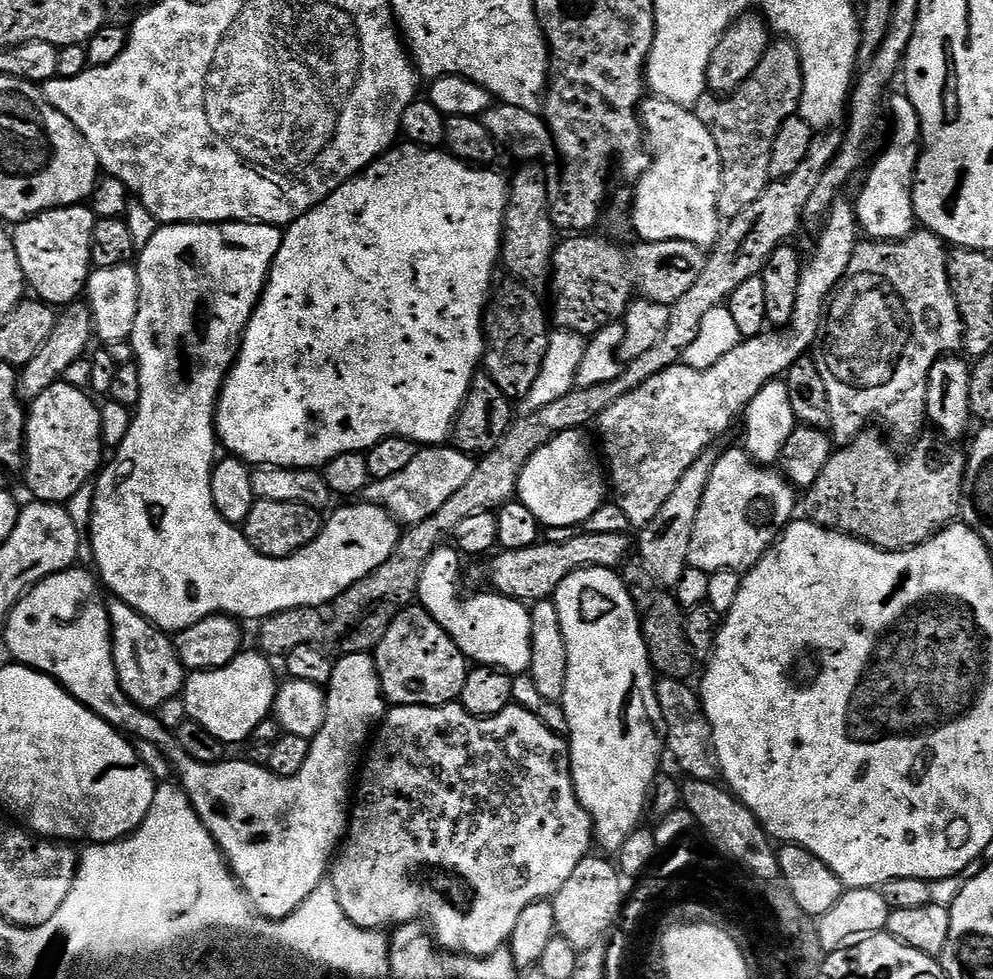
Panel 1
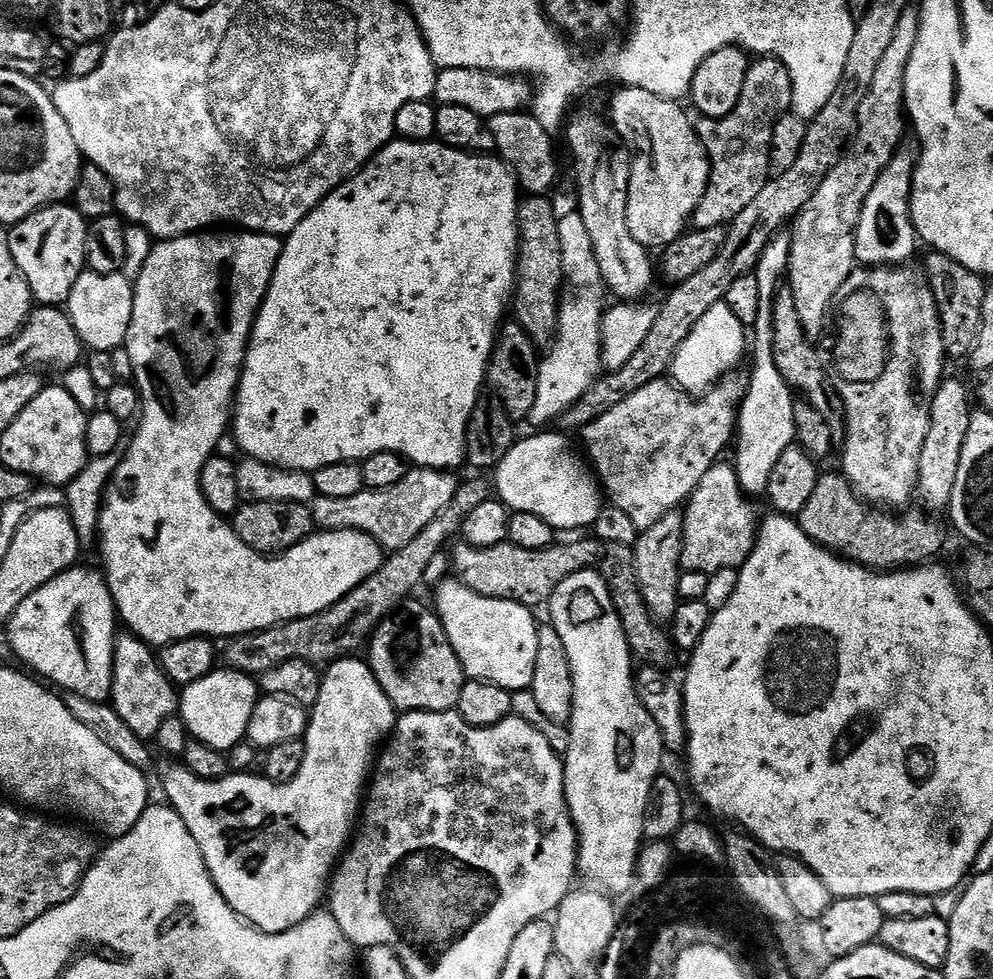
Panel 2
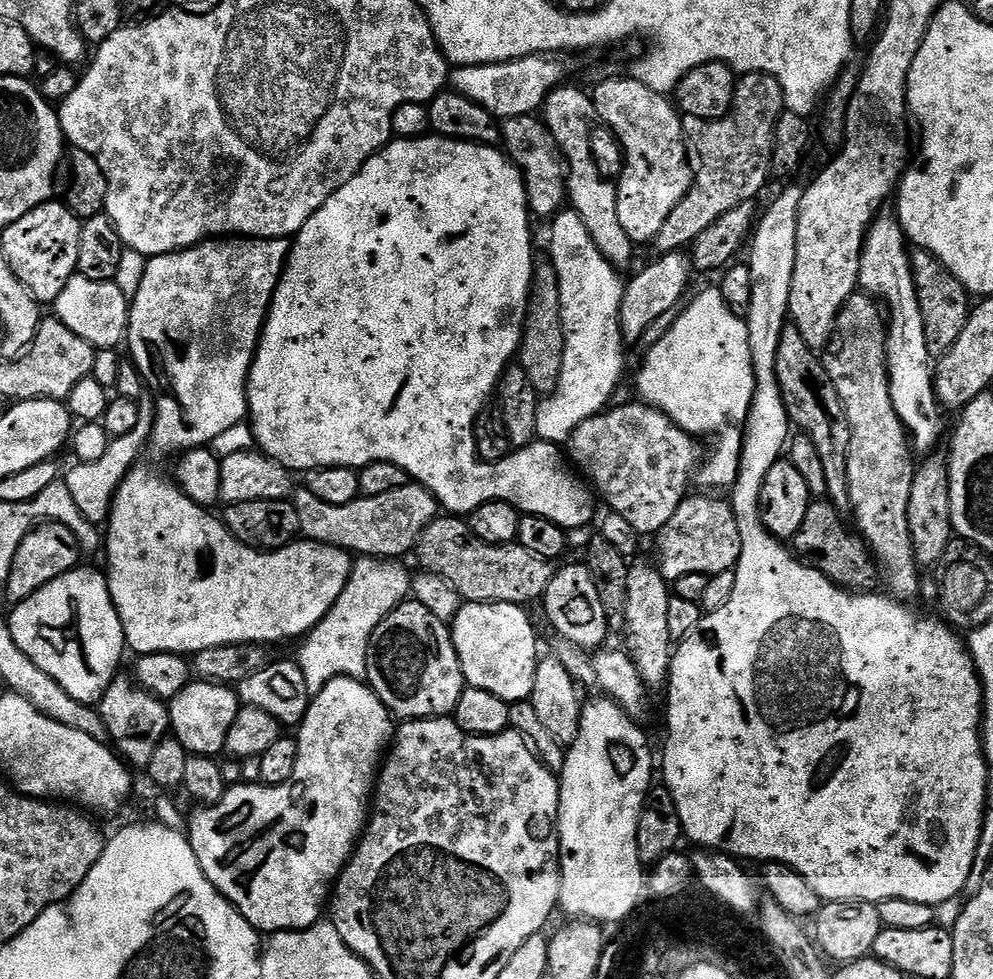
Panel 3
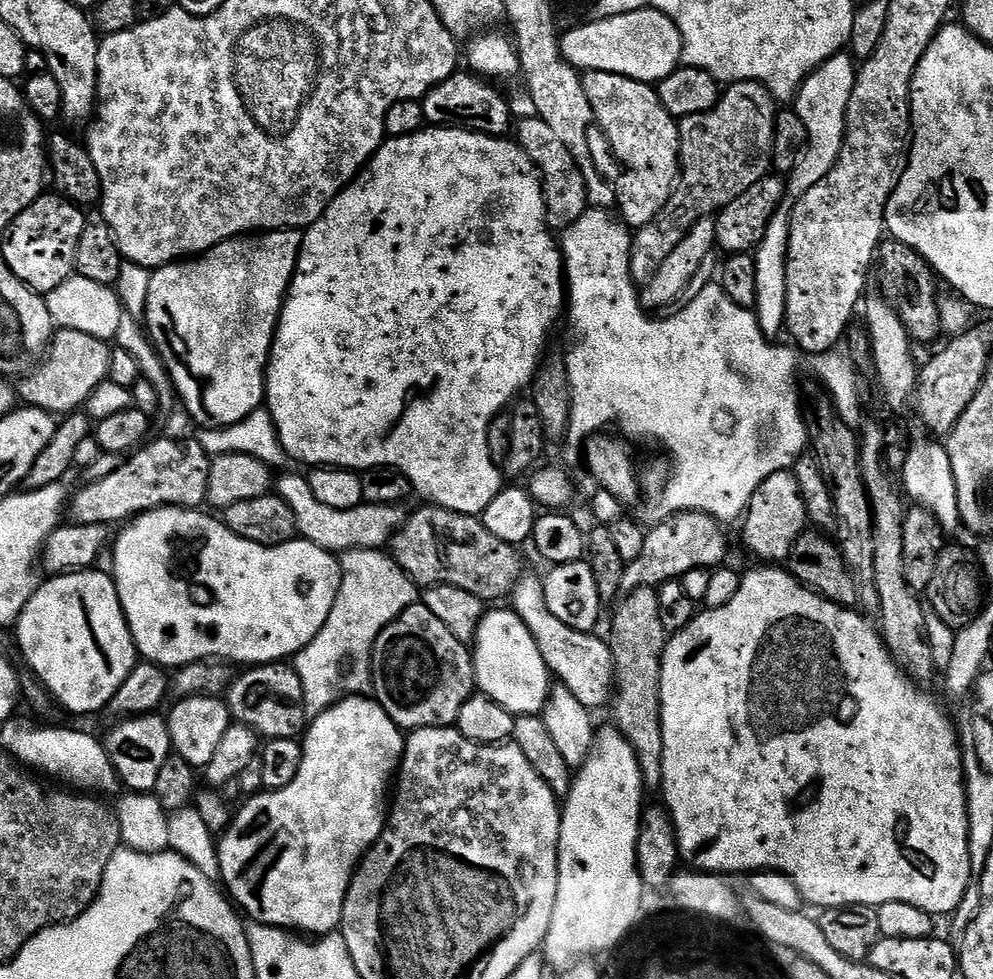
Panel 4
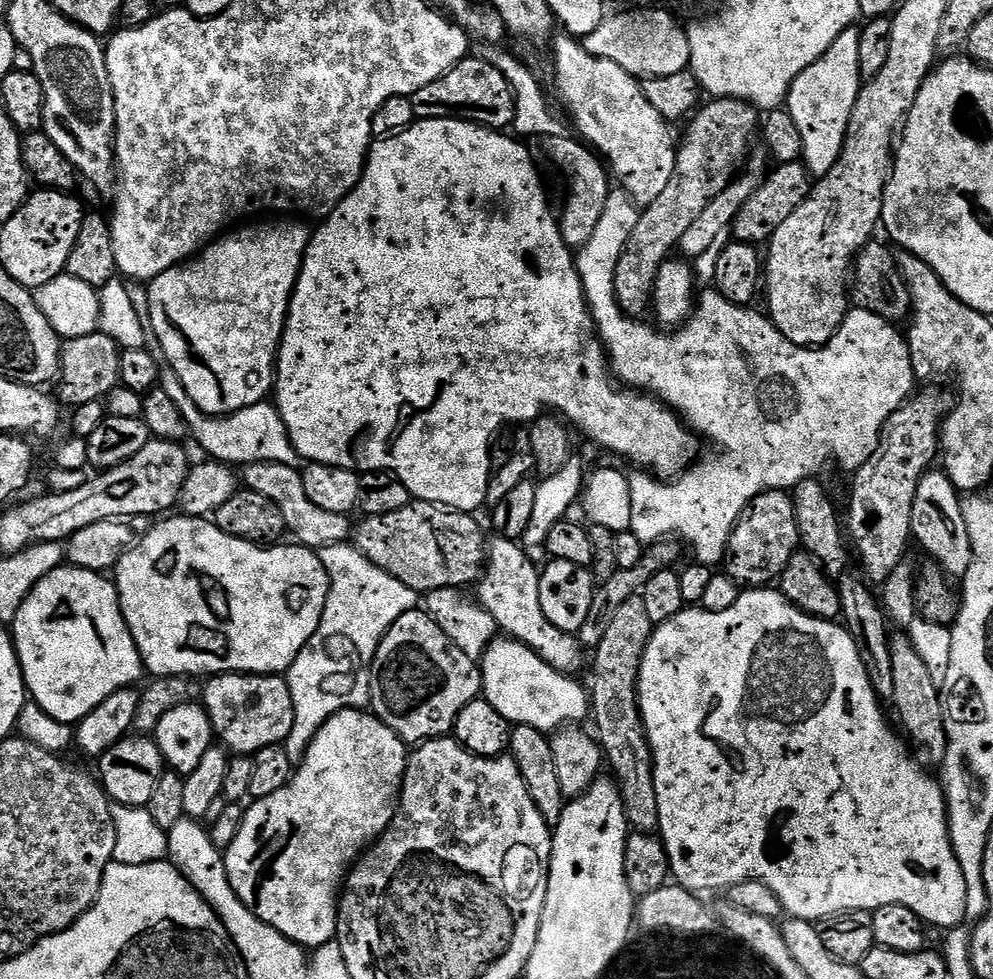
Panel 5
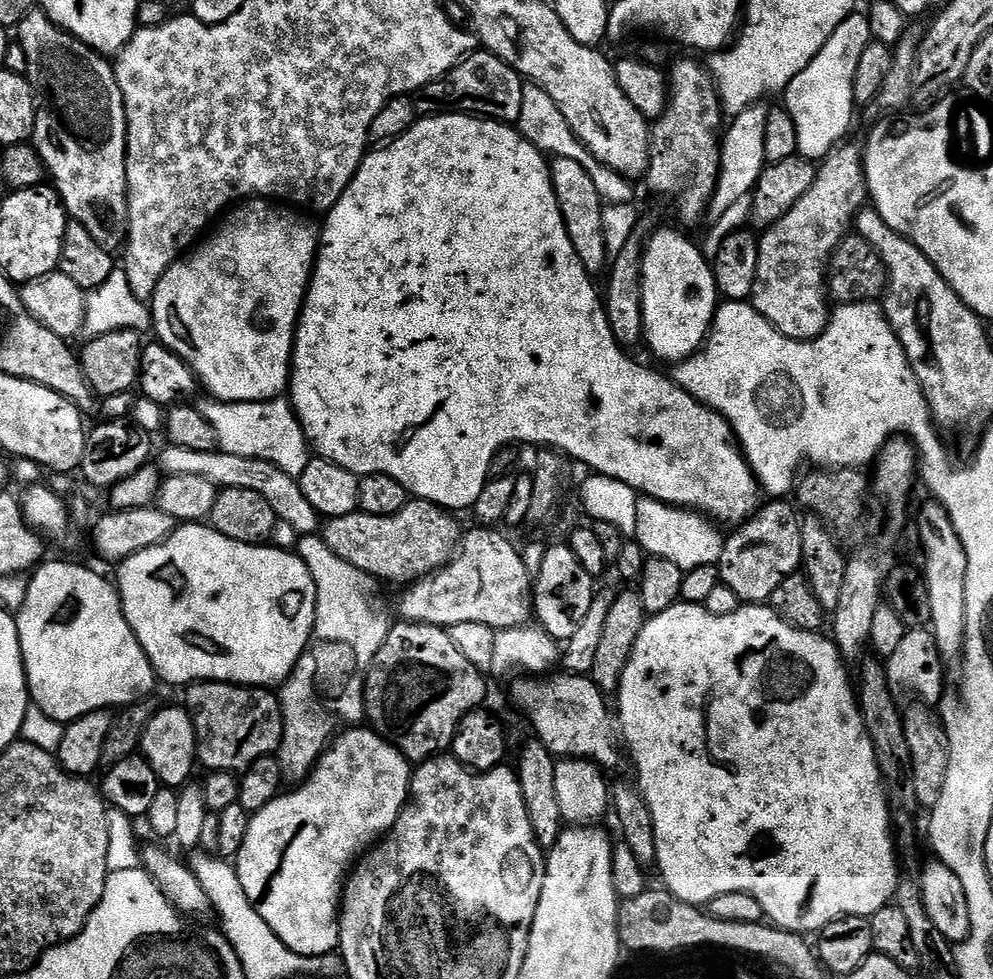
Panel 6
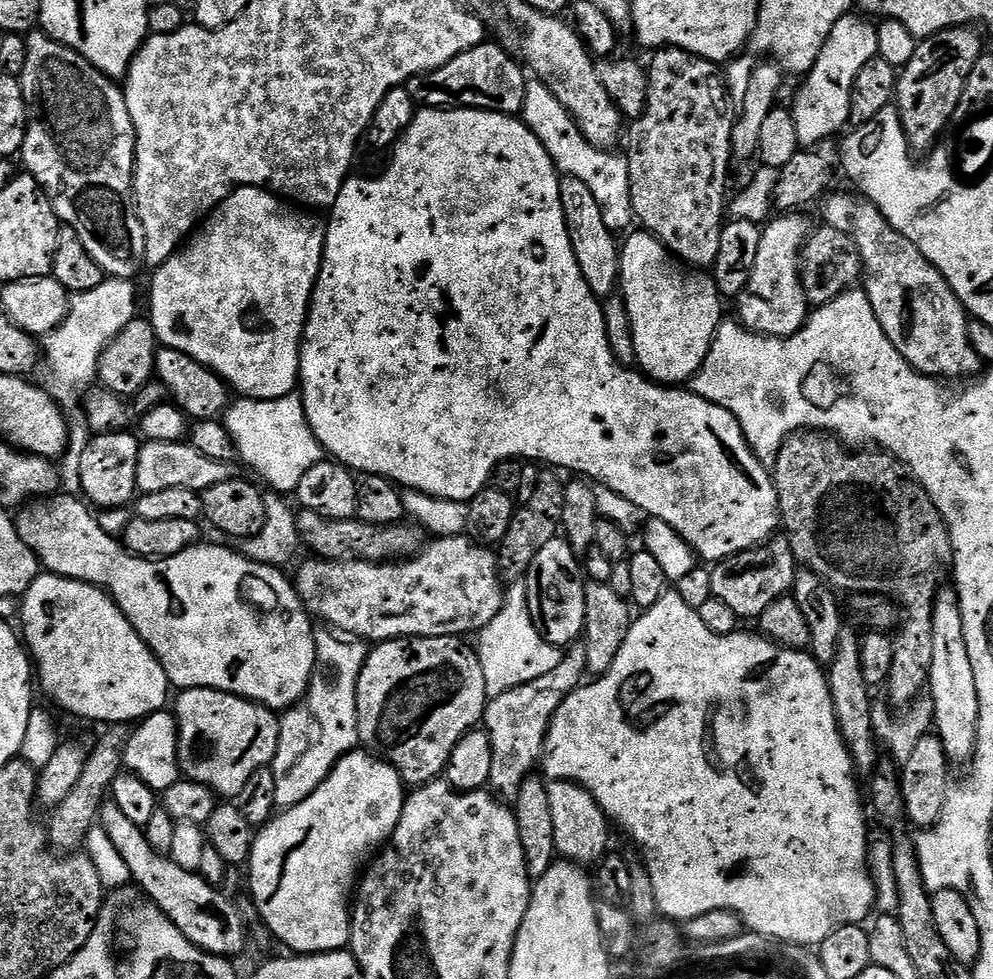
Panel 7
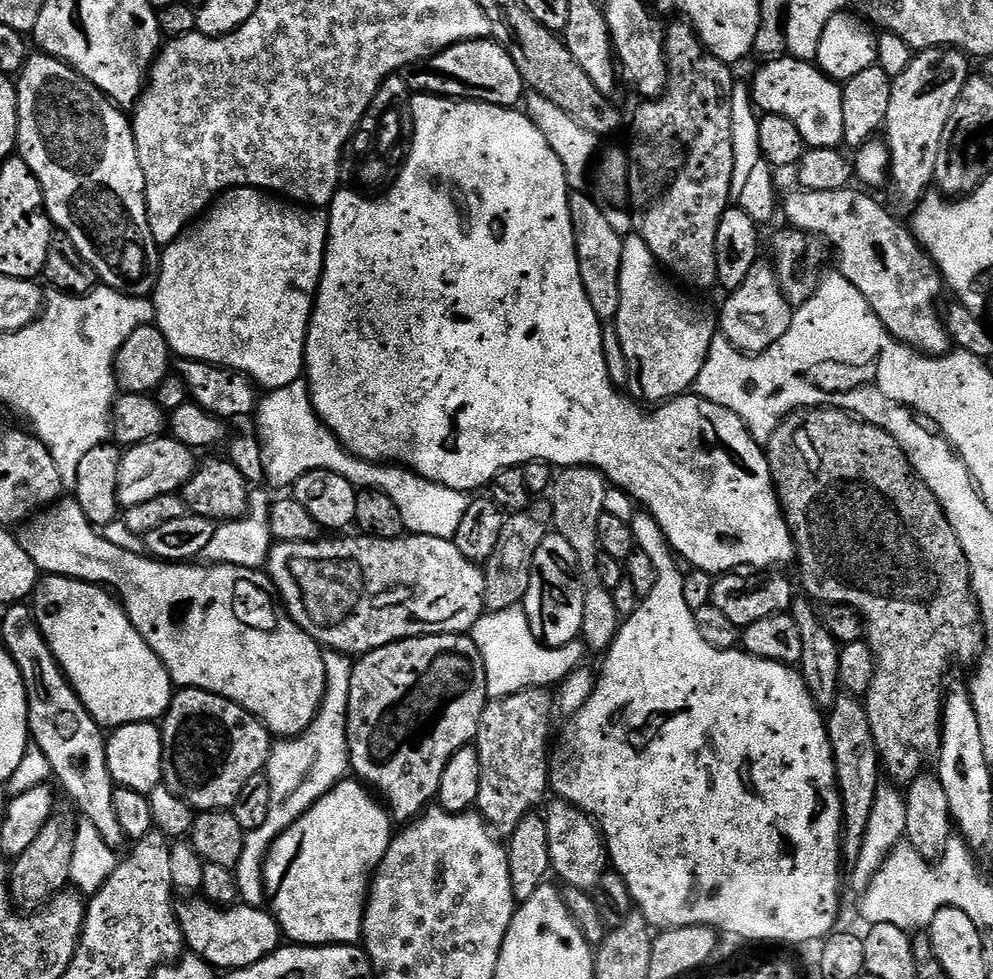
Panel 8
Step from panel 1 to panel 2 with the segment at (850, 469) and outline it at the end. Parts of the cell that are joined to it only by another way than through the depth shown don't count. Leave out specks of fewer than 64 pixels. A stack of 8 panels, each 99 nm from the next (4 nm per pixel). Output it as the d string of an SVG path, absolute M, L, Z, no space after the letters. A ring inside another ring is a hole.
M821 475L818 486L814 486L814 495L810 502L802 506L798 517L798 523L803 532L821 548L827 548L829 552L853 563L861 568L869 570L907 570L913 566L924 566L932 560L944 548L944 528L939 524L939 519L931 515L904 516L899 520L899 515L889 514L879 507L873 506L860 499L856 495L852 485L844 479L843 475Z

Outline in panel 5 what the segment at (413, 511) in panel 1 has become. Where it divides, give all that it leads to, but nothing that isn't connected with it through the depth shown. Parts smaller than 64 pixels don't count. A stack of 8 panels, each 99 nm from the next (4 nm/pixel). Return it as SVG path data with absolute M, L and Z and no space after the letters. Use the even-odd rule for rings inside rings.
M246 464L242 468L242 484L247 491L262 494L262 498L270 498L270 502L274 502L274 506L282 510L284 527L295 543L313 550L319 550L325 544L345 543L353 535L353 521L348 516L333 514L330 510L314 506L314 502L306 498L300 473L299 467L291 468L281 464Z

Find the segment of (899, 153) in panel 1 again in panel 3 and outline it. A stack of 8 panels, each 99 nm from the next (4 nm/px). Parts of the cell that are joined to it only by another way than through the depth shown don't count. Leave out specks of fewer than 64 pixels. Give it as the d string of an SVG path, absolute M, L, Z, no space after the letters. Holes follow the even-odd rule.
M881 211L868 227L864 247L860 250L858 284L886 309L890 402L894 402L894 410L904 423L913 449L917 453L931 453L944 432L945 413L936 396L934 364L928 354L922 310L918 306L918 294L912 277L910 244L900 221L891 211Z

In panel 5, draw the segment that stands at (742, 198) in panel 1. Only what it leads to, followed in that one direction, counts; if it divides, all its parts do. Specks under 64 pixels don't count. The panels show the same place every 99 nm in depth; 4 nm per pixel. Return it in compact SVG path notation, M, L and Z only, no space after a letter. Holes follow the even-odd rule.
M717 97L698 108L688 126L688 143L683 143L677 151L675 172L669 184L657 201L639 213L615 267L616 300L624 315L632 319L643 317L646 308L649 309L657 272L673 253L672 248L679 245L687 227L735 180L747 163L752 152L749 147L760 130L760 112L747 100Z

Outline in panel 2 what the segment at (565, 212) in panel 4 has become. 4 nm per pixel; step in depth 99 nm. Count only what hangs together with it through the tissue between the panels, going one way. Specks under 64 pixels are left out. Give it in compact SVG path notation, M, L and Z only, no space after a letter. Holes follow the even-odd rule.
M528 110L498 114L488 120L488 129L490 134L494 134L496 152L516 175L519 187L535 196L551 193L551 188L556 184L556 175L560 172L556 165L556 148L552 145L553 133L547 132L542 122L538 122L538 118L534 118Z

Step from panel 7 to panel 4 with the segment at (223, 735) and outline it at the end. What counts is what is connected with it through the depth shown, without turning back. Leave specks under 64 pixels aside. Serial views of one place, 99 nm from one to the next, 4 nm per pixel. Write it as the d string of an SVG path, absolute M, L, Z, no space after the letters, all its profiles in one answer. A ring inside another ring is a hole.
M277 662L252 666L241 672L244 673L233 679L226 693L231 719L253 728L260 738L297 739L305 731L306 713L302 684L295 667L288 662Z

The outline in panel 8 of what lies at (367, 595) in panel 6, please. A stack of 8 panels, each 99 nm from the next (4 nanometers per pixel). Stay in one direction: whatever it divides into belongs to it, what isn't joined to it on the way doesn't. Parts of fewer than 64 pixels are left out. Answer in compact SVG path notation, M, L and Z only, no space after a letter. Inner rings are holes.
M325 651L326 690L320 709L316 711L316 717L301 736L280 738L273 743L266 769L270 782L270 814L266 817L266 826L258 826L258 830L245 835L242 858L234 870L239 899L252 908L261 907L266 900L264 860L267 859L272 844L290 825L298 822L308 810L313 808L333 786L349 775L348 711L353 663L351 655Z

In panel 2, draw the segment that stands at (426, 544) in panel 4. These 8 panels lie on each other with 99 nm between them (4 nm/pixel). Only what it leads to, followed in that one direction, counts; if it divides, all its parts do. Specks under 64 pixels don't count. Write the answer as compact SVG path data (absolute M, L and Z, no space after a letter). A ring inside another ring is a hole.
M595 538L569 545L554 543L546 550L522 550L522 546L507 542L489 548L476 548L463 542L457 544L450 552L451 567L465 586L486 598L513 600L533 610L539 609L539 604L547 605L556 587L566 582L566 578L595 569L605 549Z

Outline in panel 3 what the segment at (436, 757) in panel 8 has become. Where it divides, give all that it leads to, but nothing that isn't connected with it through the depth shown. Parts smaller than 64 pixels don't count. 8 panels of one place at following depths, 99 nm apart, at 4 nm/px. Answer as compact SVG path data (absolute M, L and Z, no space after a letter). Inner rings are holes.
M413 598L405 600L376 627L370 638L366 683L388 707L389 713L401 721L451 717L466 687L460 659L452 641L451 627L435 617L419 601Z

